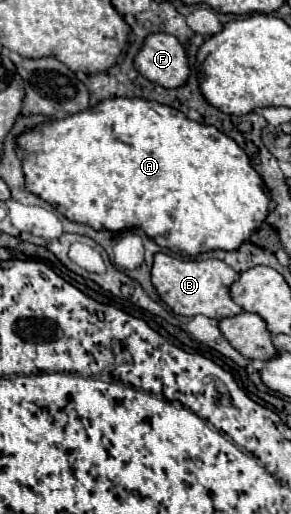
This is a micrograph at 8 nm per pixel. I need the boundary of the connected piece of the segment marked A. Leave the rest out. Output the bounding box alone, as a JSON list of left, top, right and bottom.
[17,99,275,257]

